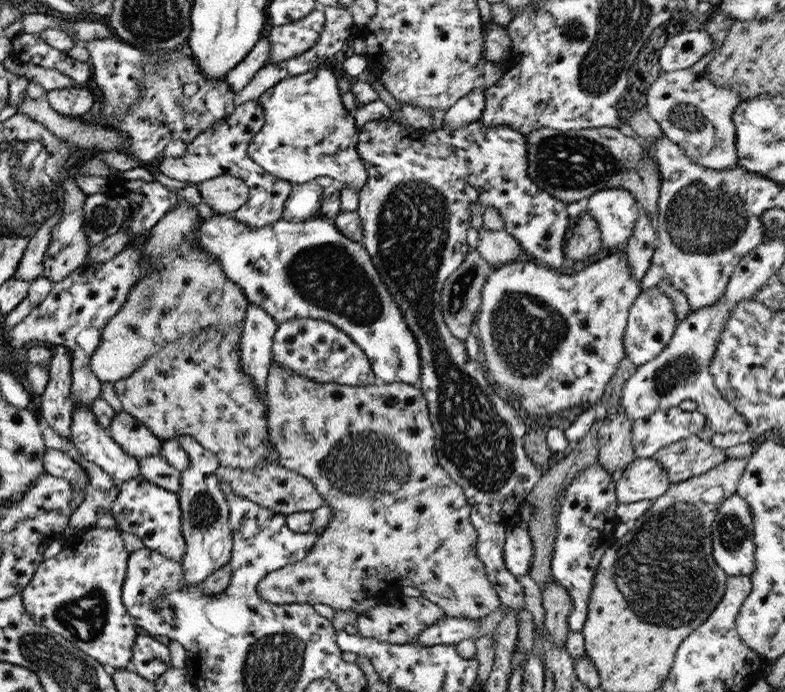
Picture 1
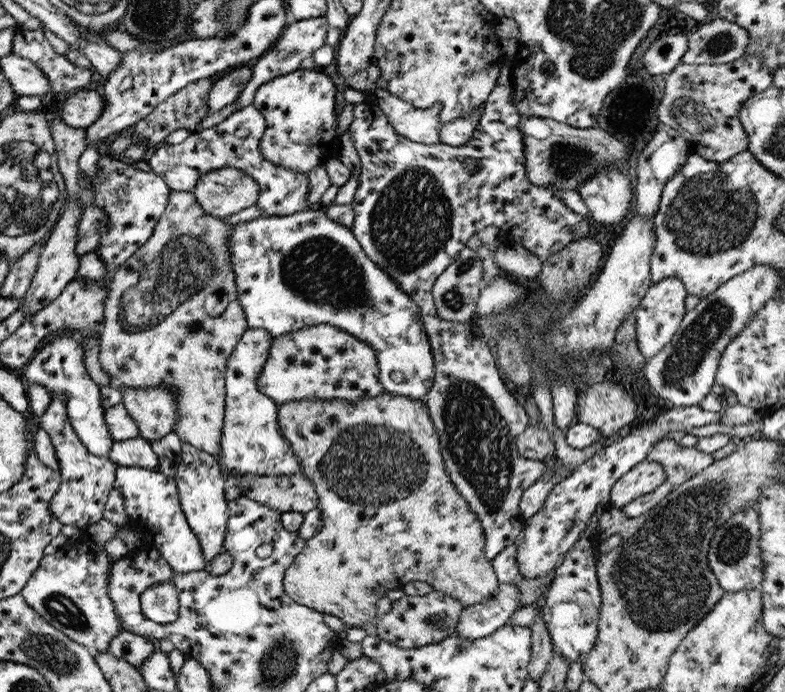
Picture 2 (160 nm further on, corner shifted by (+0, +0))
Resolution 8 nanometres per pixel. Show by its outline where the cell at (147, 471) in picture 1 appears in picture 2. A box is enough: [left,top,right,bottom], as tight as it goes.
[108,436,157,469]

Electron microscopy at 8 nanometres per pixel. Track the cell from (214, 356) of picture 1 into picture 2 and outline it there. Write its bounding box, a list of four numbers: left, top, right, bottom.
[121,385,177,441]

